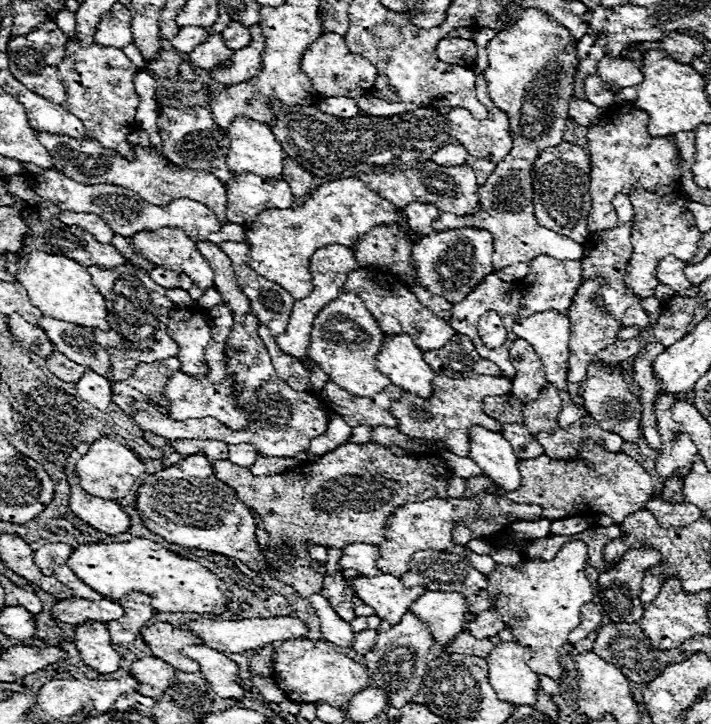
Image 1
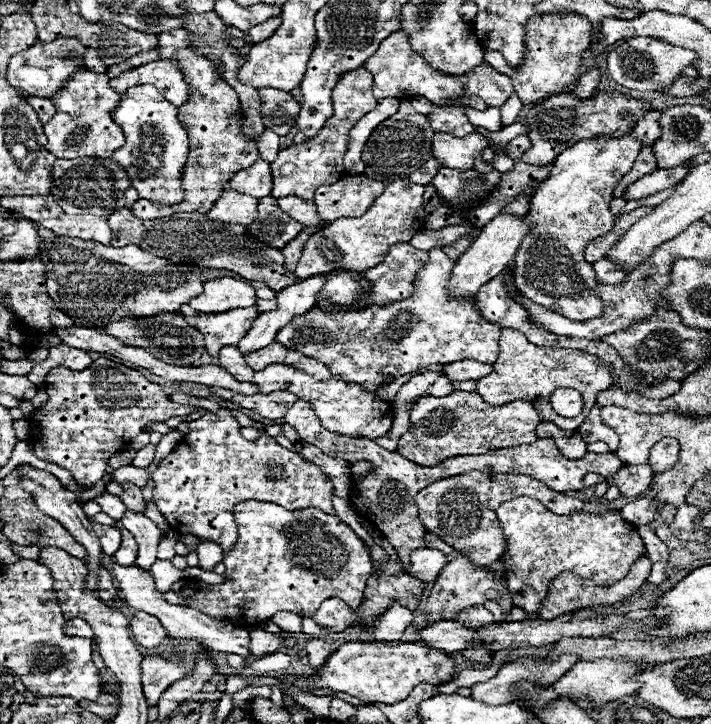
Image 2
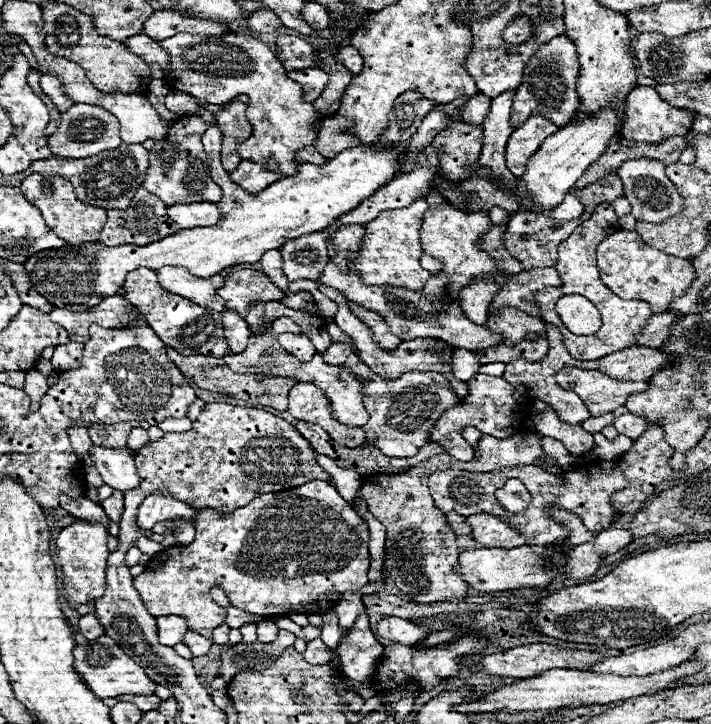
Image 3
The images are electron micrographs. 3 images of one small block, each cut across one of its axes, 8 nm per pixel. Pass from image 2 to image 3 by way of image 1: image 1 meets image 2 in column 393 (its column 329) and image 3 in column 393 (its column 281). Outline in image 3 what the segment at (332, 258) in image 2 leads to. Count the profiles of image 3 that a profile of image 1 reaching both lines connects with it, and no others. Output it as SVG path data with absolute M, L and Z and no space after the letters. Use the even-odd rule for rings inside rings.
M418 198L412 206L400 210L384 210L376 220L368 222L364 236L362 256L356 260L356 270L364 276L364 284L370 286L404 286L408 290L422 290L426 280L432 276L420 266L420 228L428 204L424 198Z

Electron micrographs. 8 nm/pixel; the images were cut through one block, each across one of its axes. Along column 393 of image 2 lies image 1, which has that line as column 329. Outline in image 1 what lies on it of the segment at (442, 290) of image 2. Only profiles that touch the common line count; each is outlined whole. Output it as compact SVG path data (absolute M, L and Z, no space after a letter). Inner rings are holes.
M342 290L340 296L320 314L316 316L316 322L312 324L312 342L308 348L308 358L324 368L324 372L330 376L332 382L336 382L342 390L348 390L352 396L370 398L378 392L382 392L388 384L392 384L378 368L376 368L376 356L384 348L384 332L378 328L372 314L364 308L364 302L352 294Z

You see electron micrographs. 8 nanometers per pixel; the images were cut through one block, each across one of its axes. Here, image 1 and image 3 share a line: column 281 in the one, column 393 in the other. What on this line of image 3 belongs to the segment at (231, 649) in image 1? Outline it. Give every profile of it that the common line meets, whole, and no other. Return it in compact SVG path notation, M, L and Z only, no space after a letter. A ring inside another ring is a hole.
M390 616L390 618L382 618L378 622L376 634L382 636L382 638L388 638L392 642L398 642L398 644L414 646L420 640L424 640L428 634L432 634L432 630L430 628L422 628L422 626L416 626L414 622L404 620L404 618Z

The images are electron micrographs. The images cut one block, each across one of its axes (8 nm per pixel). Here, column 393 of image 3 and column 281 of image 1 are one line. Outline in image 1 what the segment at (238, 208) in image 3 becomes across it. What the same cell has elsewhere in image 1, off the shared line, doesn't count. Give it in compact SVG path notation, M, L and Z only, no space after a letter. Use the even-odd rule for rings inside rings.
M244 116L236 118L232 126L228 126L228 138L230 138L230 152L226 156L226 164L234 174L252 172L268 180L284 176L284 150L266 124Z

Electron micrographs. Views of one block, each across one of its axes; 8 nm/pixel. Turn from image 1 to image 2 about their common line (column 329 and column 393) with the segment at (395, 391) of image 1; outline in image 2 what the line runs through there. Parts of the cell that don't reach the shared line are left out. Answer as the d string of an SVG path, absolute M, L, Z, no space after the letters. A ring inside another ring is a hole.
M404 374L404 376L396 378L392 384L388 384L388 386L380 386L380 388L376 390L376 396L382 398L382 400L386 400L386 402L392 402L394 396L396 396L396 392L398 392L398 388L400 388L404 382L408 382L412 376L414 376L414 374Z

